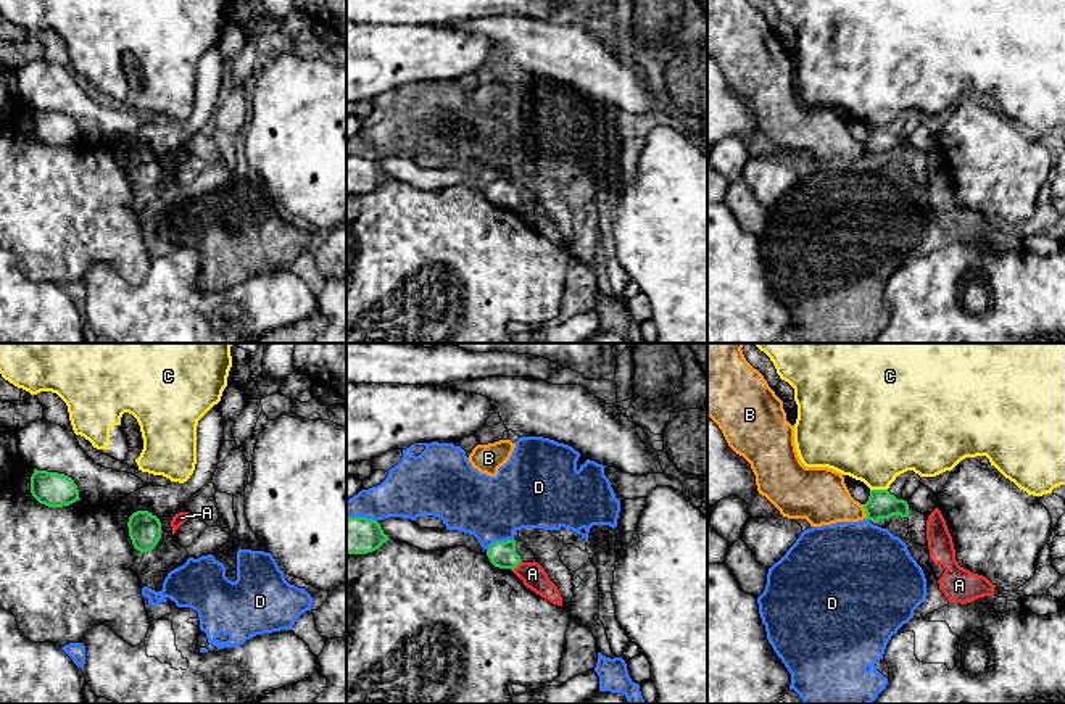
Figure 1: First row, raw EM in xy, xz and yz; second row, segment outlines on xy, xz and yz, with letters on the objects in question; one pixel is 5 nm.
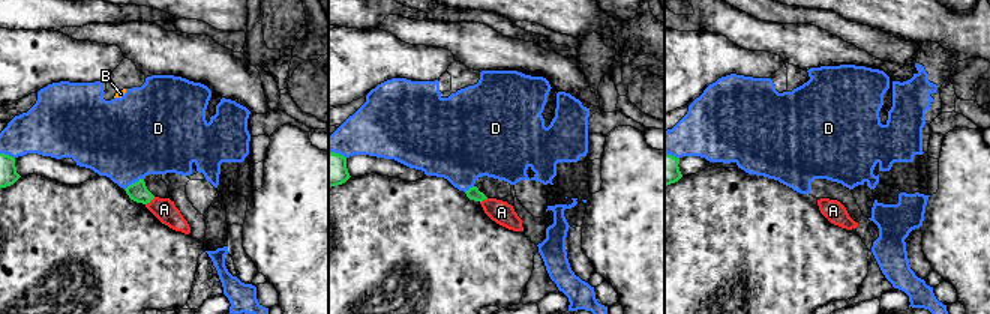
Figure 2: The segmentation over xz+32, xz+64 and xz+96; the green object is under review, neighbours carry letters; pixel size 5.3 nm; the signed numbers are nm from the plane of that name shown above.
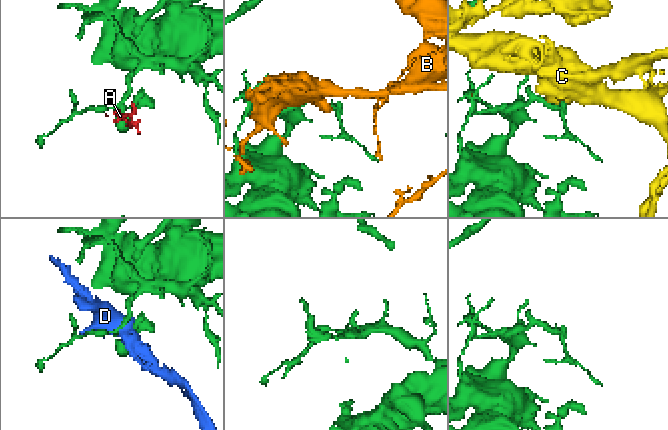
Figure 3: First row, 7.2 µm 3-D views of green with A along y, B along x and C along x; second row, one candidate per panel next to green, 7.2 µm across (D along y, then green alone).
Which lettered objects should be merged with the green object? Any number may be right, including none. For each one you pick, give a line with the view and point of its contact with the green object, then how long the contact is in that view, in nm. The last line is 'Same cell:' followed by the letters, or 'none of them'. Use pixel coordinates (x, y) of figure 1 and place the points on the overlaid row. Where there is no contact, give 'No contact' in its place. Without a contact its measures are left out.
Same cell: none of them

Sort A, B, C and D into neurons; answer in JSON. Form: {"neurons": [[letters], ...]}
{"neurons": [["A"], ["B"], ["C"], ["D"]]}

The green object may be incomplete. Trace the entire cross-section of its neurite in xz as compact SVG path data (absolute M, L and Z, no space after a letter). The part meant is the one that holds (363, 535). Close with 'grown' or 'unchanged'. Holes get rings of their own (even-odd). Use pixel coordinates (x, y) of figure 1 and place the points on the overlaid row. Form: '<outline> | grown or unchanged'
M346 517L346 554L372 553L388 540L377 520Z | unchanged

